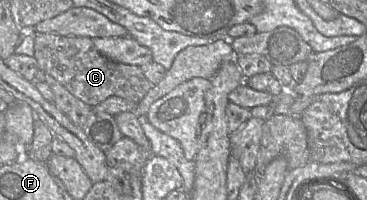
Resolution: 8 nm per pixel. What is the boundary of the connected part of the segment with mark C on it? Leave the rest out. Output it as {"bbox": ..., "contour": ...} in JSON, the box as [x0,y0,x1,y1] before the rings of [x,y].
{"bbox":[34,32,153,107],"contour":[[[37,32],[34,37],[34,57],[39,69],[91,107],[111,96],[138,104],[153,86],[139,66],[111,61],[96,49],[92,39],[88,37],[67,37],[51,32]]]}

